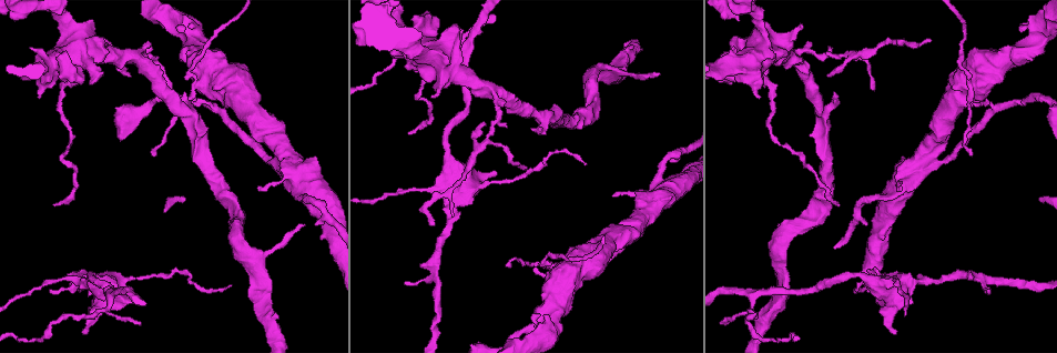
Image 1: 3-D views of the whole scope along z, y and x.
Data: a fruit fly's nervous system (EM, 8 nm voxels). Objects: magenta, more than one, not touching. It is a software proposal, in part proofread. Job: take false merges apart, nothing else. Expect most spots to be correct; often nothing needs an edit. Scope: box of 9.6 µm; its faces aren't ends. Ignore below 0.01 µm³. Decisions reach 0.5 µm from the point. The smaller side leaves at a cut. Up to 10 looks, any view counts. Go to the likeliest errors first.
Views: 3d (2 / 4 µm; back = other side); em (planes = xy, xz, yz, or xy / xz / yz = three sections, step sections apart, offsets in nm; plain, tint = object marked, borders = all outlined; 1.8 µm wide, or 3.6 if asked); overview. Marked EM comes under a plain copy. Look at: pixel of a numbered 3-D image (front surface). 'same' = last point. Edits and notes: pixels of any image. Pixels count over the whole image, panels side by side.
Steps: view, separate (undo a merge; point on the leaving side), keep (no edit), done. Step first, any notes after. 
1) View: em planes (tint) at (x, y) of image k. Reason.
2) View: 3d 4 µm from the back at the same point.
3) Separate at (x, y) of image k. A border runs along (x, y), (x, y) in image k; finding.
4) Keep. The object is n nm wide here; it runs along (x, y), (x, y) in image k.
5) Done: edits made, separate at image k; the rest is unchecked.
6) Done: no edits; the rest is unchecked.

View: em 3.6 µm yz step 8 (tint) at (981, 79) of image 1. Sudden change in width.

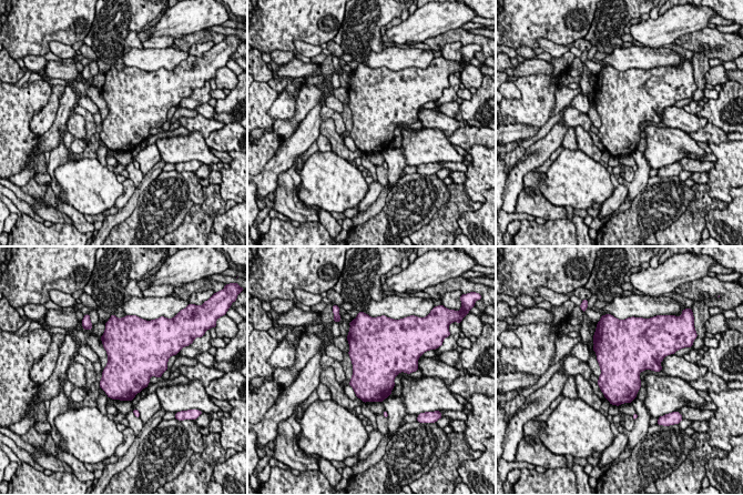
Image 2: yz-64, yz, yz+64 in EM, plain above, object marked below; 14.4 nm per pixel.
View: em 3.6 µm planes (tint) at the same point.

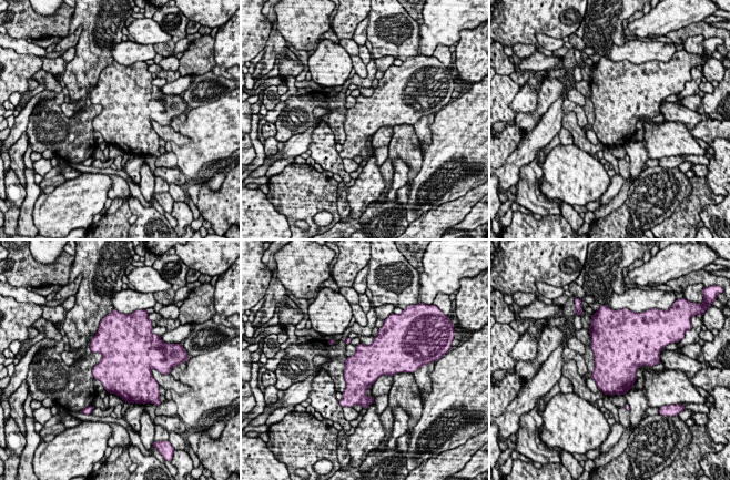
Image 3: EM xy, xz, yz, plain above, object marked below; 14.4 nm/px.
Keep. The object is 500 nm wide here; continuous, no second cell.

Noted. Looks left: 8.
View: em xy step 8 (tint) at (422, 41) of image 1. Thick turns thin.

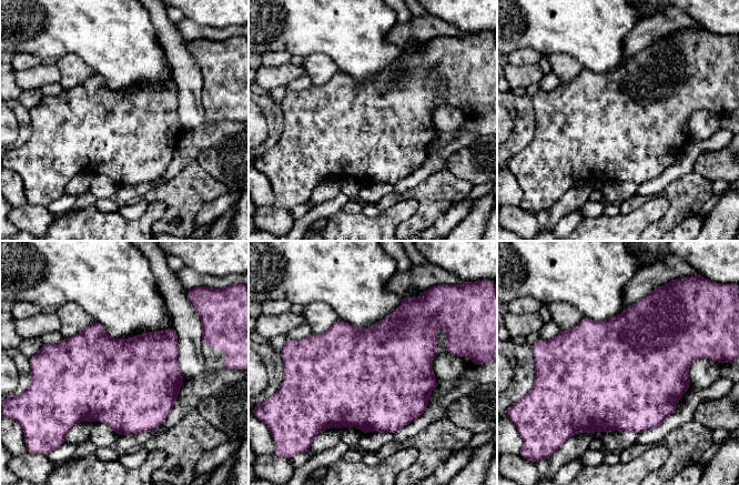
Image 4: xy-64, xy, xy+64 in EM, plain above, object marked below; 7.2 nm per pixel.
View: em planes (borders) at the same point. Another direction.

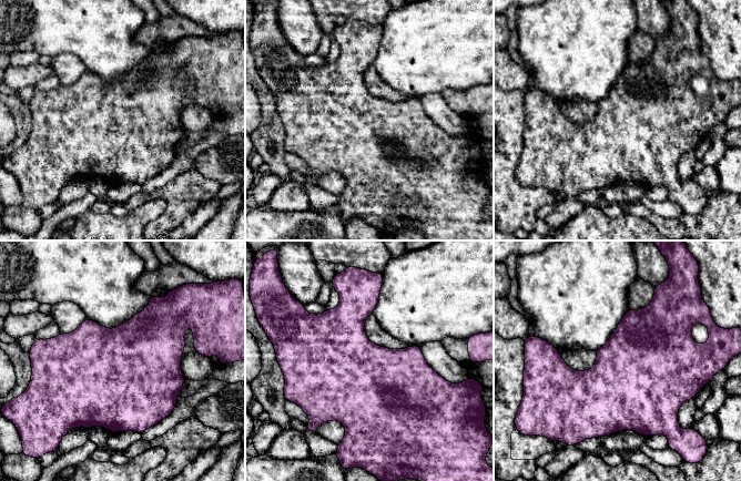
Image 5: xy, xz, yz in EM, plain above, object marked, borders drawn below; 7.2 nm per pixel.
Keep. The object is 600 nm wide here; one cell here.

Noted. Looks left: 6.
View: 3d 4 µm at (846, 53) of image 1. Three-way junction.

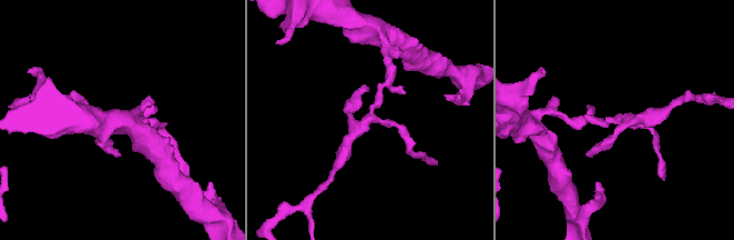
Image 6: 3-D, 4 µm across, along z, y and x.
View: em xz step 4 (tint) at (373, 116) of image 6.

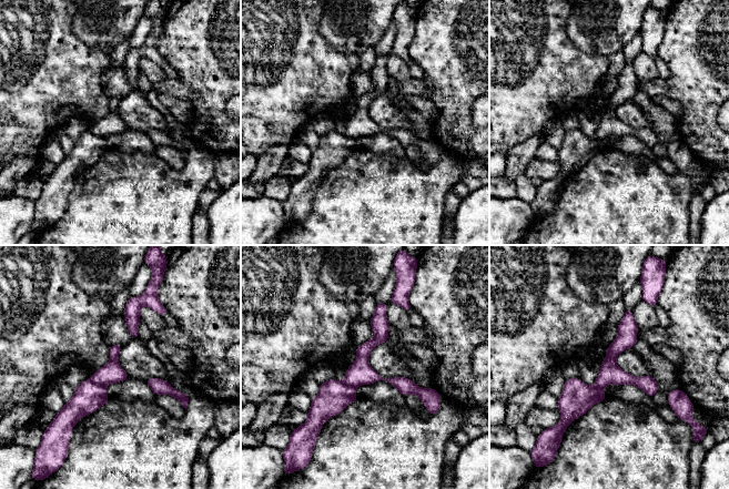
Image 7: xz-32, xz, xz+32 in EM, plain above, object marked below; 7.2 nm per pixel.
View: em planes (tint) at the same point. Another direction.

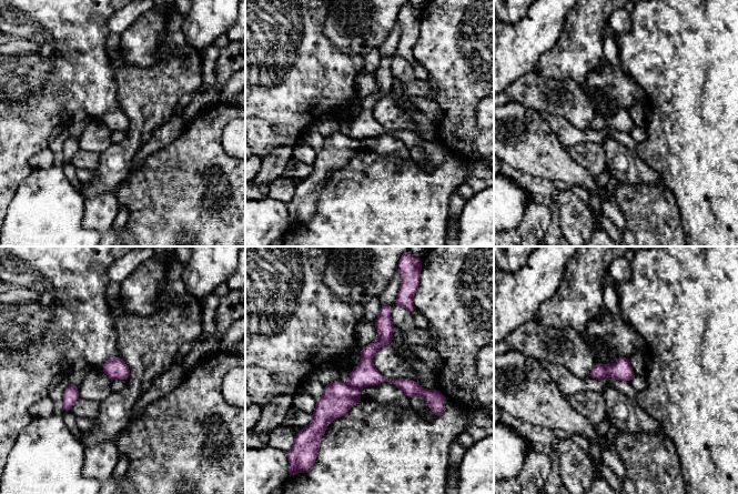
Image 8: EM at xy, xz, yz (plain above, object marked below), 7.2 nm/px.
Separate at (339, 397) of image 8. Two cells meet here.

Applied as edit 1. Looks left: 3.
View: overview. See it whole again.

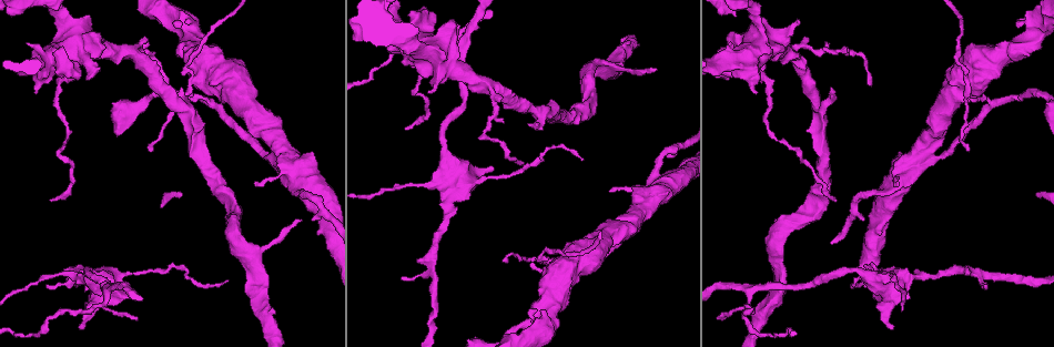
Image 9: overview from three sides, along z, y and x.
View: 3d 2 µm at (637, 216) of image 9. Small branch off a trunk.

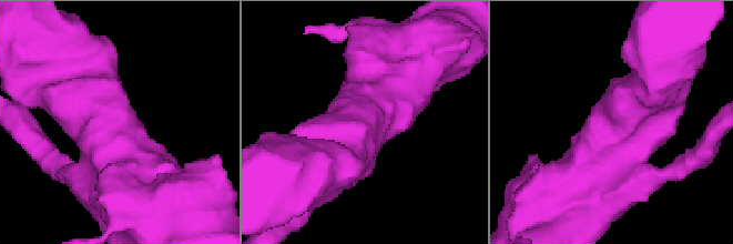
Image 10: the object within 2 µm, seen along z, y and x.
View: em planes (tint) at (108, 137) of image 10. 3 arms meet here; the arms are 170, 550, 550 nm wide; now the EM.

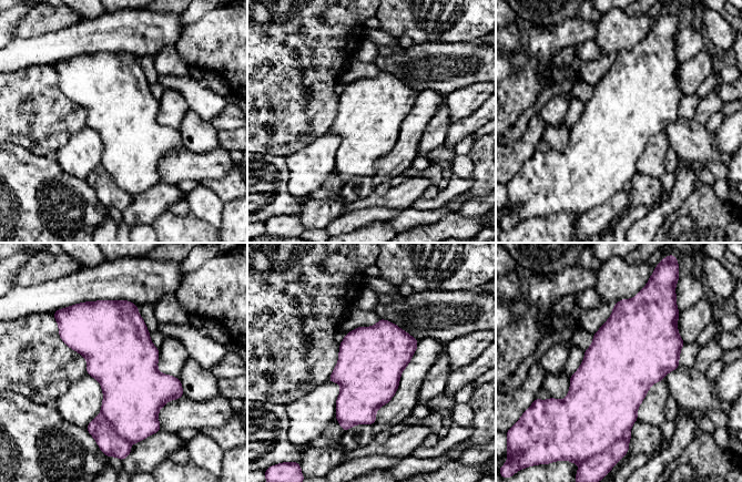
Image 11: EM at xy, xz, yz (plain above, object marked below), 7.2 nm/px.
Separate at (109, 441) of image 11. The object is 480 nm wide here; a border runs along (100, 413), (130, 443) in image 11; two cells meet here.

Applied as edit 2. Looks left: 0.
Done: edits made, separate at image 8, separate at image 11; the rest is unchecked.

